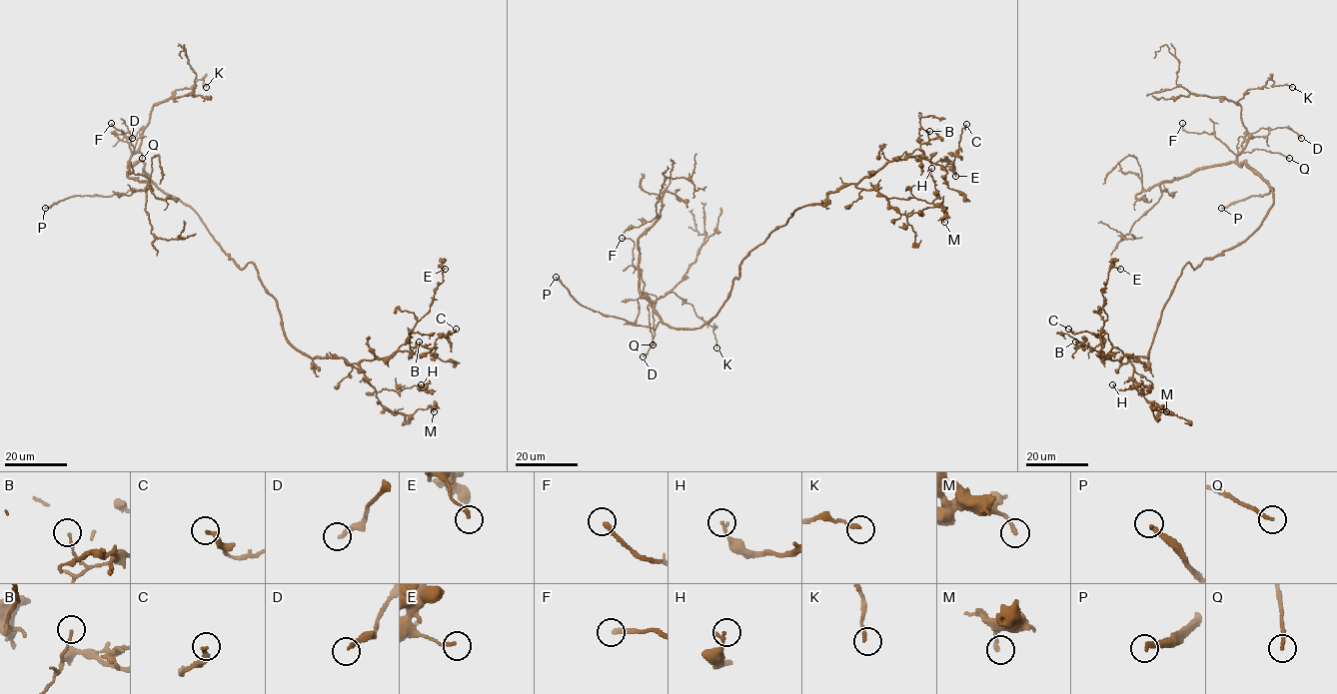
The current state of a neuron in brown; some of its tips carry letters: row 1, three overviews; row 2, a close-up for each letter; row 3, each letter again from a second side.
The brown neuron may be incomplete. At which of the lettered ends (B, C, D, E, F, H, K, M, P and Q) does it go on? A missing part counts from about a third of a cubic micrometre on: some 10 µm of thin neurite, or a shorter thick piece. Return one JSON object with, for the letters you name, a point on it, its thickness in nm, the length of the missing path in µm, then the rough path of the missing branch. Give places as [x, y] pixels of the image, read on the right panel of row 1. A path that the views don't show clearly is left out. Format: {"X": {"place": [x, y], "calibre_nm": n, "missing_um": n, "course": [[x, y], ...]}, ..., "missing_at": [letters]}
{"P": {"place": [1221, 208], "calibre_nm": 280, "missing_um": 35}, "missing_at": ["P"]}

